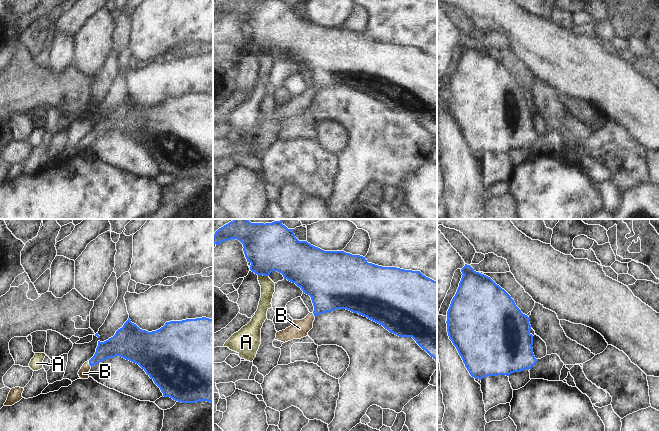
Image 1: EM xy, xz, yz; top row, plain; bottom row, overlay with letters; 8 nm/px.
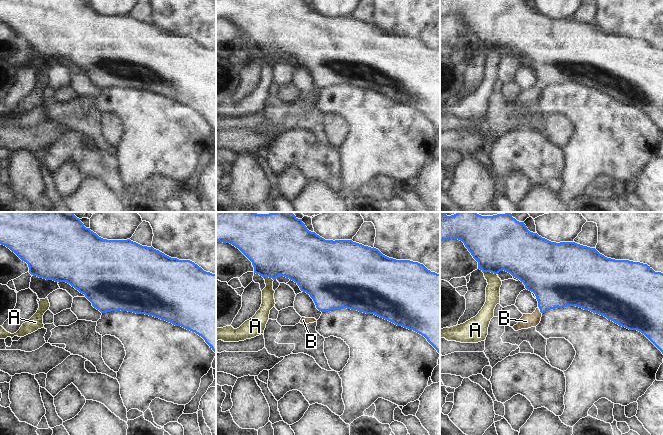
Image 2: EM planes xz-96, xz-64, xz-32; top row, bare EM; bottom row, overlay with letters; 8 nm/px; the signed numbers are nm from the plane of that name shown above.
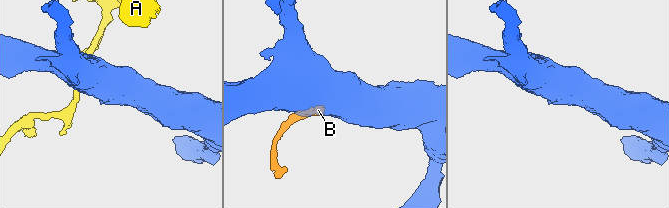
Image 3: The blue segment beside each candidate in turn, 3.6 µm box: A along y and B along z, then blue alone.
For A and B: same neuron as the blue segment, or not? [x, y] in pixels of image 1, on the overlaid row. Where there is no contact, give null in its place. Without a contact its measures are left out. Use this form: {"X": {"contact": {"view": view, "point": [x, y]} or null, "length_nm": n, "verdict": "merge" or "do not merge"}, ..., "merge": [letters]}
{"A": {"contact": {"view": "xz", "point": [263, 275]}, "length_nm": 90, "verdict": "do not merge"}, "B": {"contact": {"view": "xy", "point": [89, 364]}, "length_nm": 50, "verdict": "merge"}, "merge": ["B"]}

